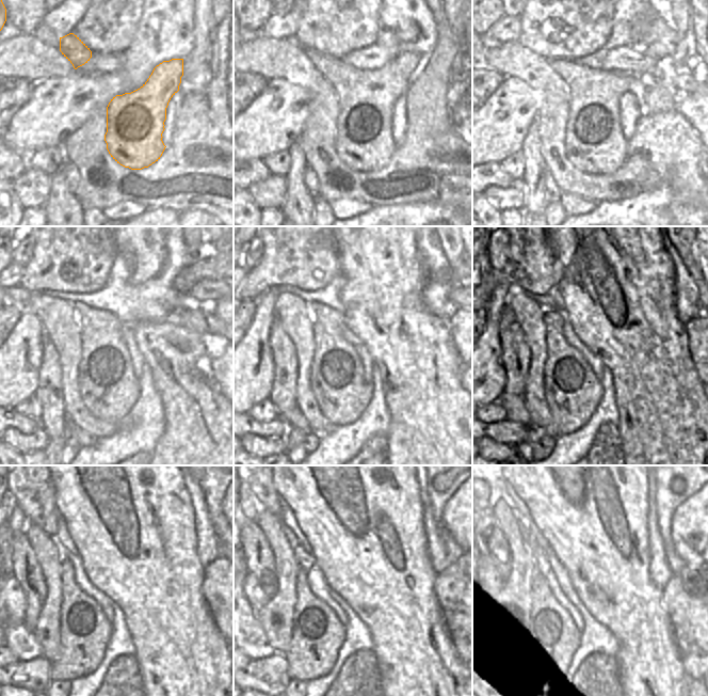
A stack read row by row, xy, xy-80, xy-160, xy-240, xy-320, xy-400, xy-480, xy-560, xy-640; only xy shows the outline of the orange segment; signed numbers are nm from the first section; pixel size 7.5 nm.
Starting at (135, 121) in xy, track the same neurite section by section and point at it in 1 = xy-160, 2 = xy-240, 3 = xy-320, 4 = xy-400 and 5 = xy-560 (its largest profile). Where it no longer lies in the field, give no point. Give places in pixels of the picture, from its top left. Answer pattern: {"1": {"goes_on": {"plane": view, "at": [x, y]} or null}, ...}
{"1": {"goes_on": {"plane": "xy-160", "at": [594, 142]}}, "2": {"goes_on": {"plane": "xy-240", "at": [109, 389]}}, "3": {"goes_on": {"plane": "xy-320", "at": [337, 379]}}, "4": {"goes_on": {"plane": "xy-400", "at": [573, 391]}}, "5": {"goes_on": {"plane": "xy-560", "at": [317, 633]}}}

